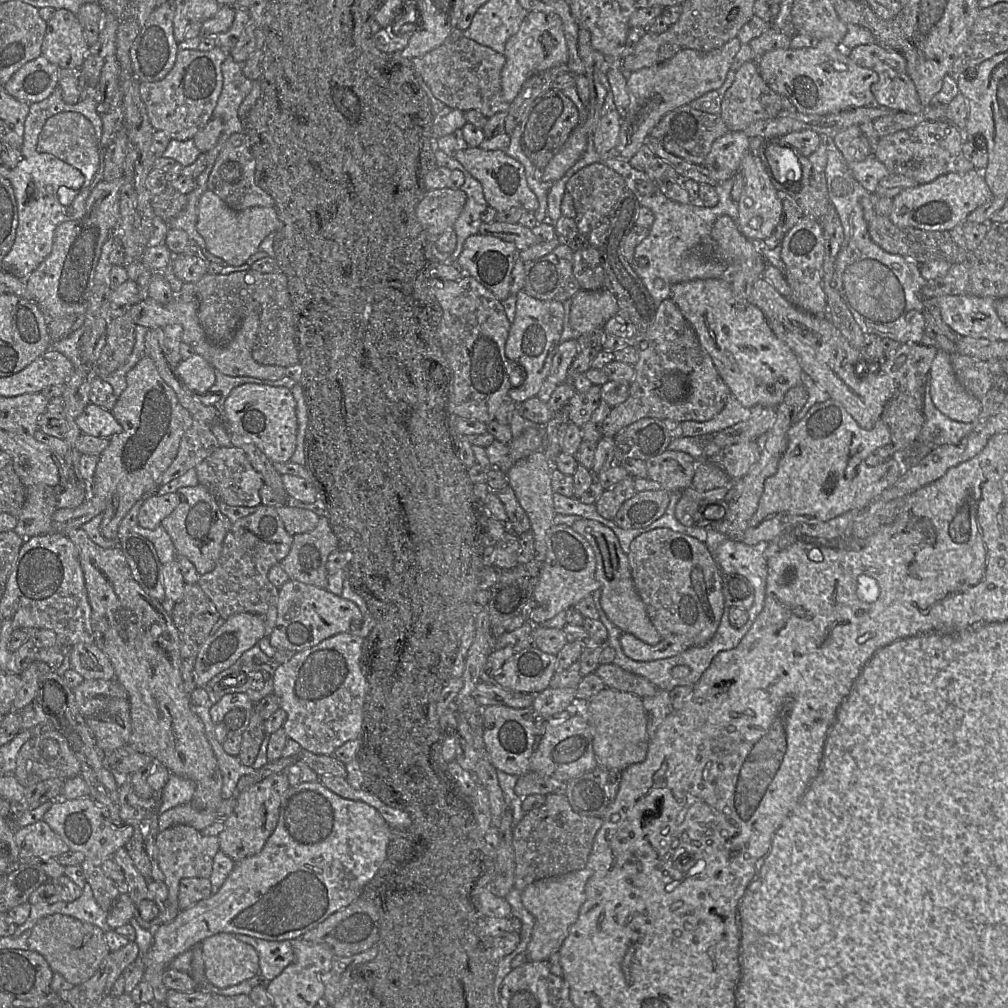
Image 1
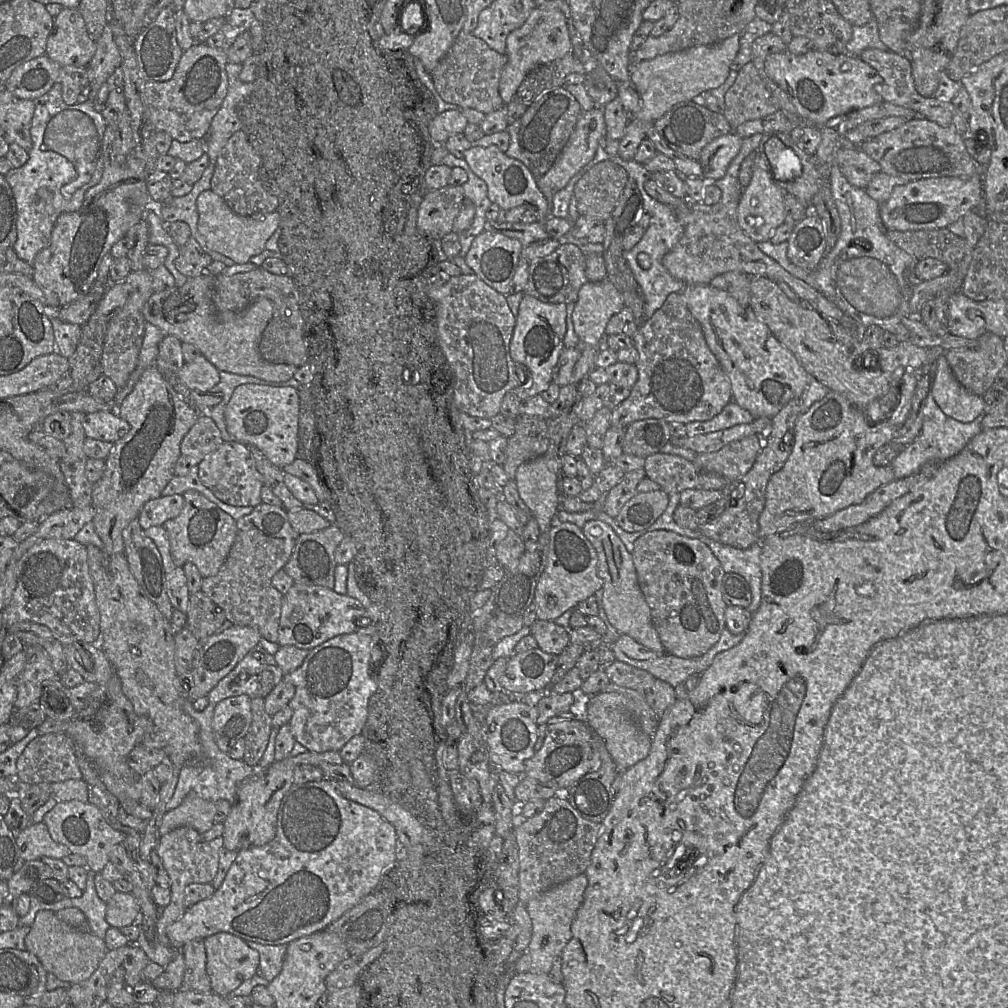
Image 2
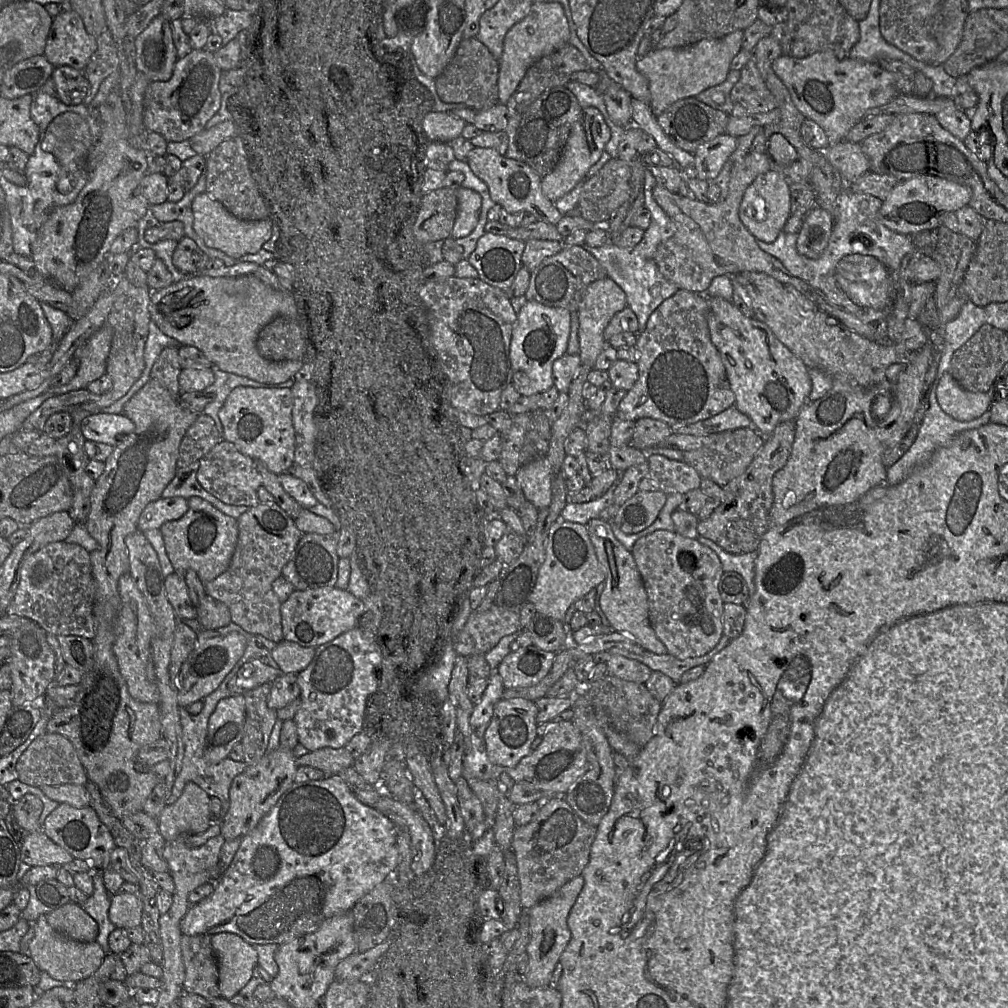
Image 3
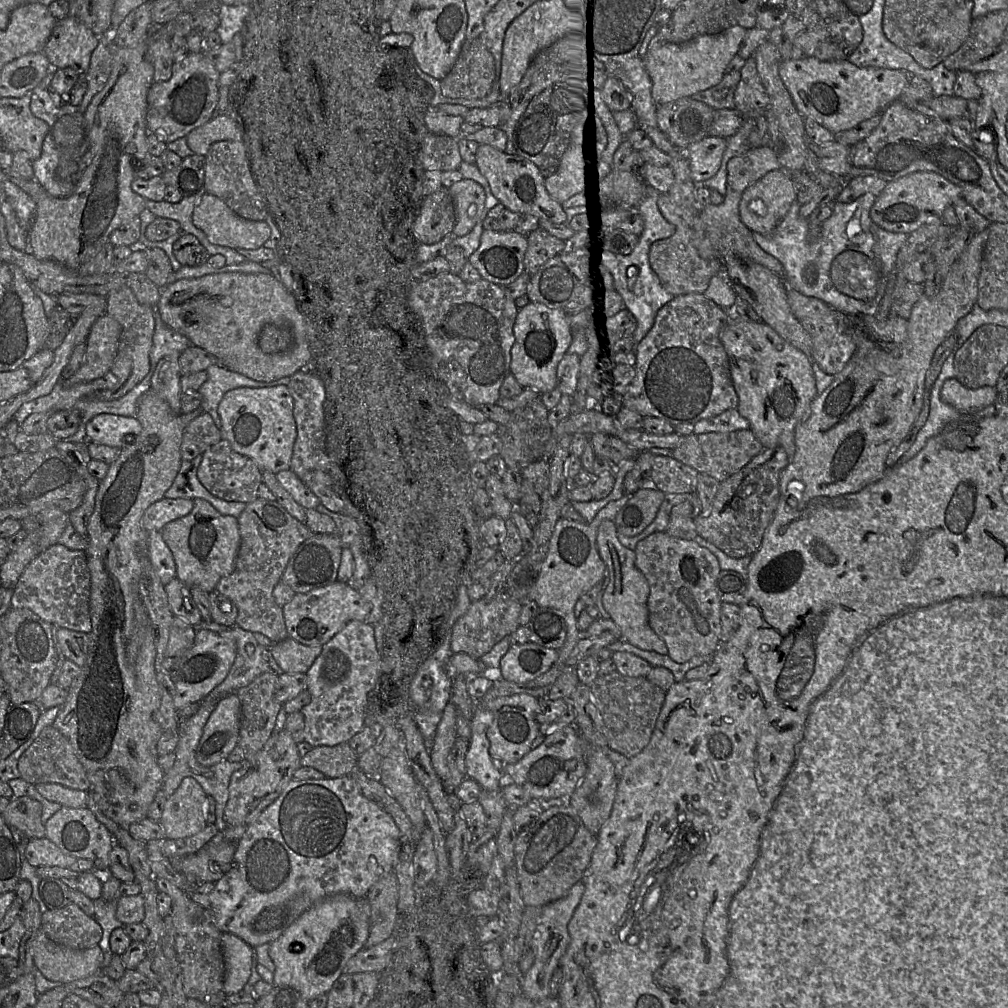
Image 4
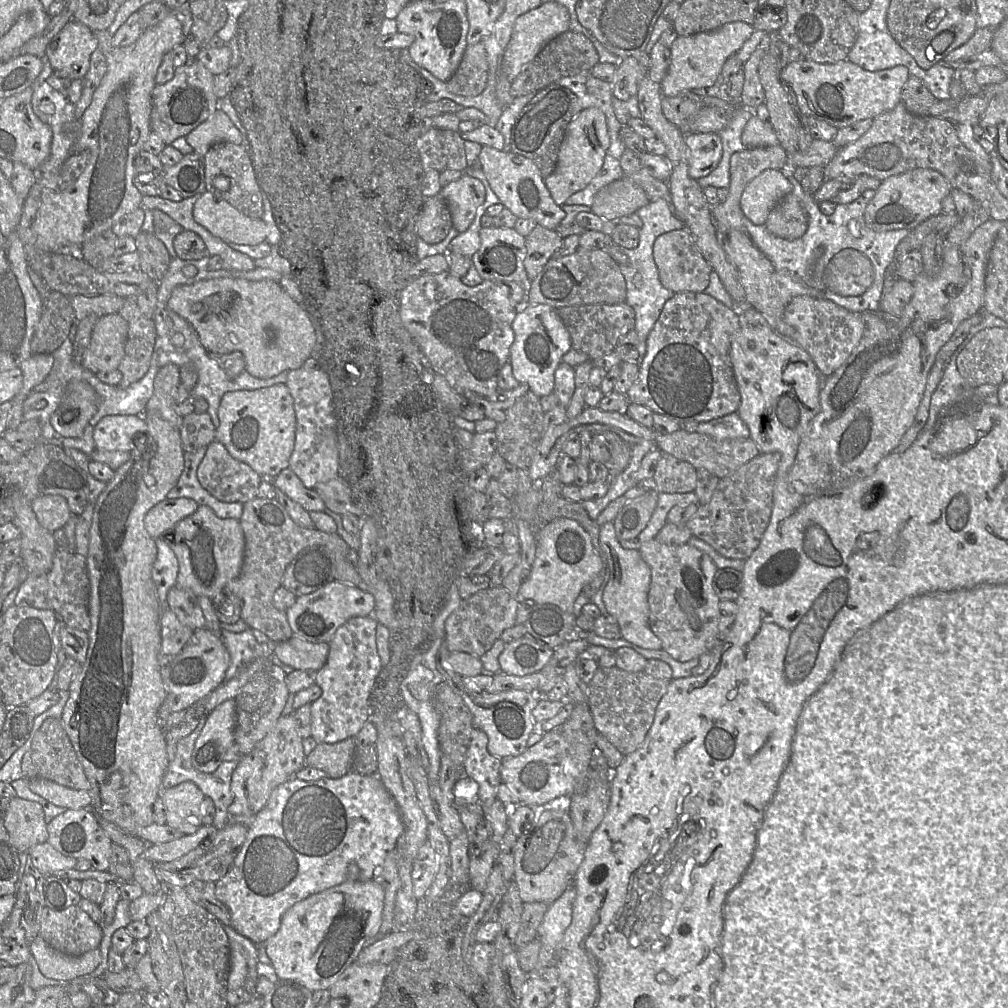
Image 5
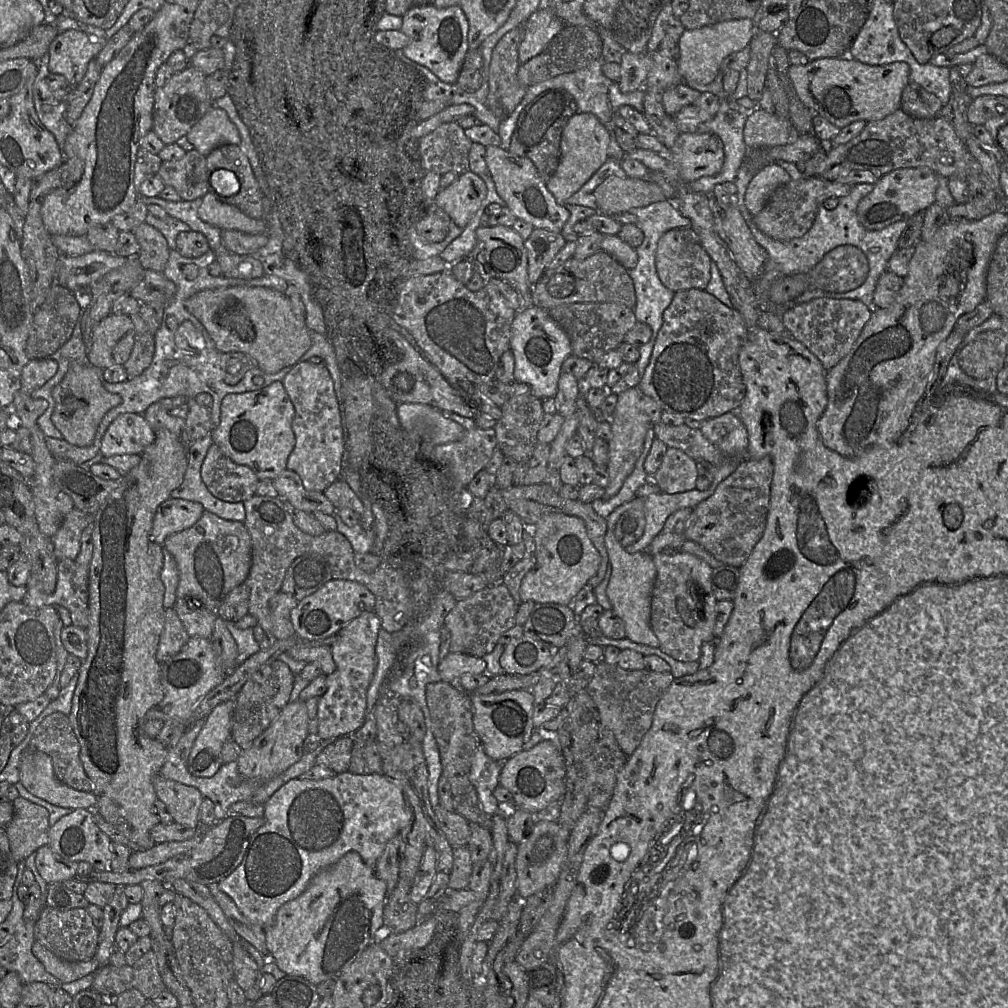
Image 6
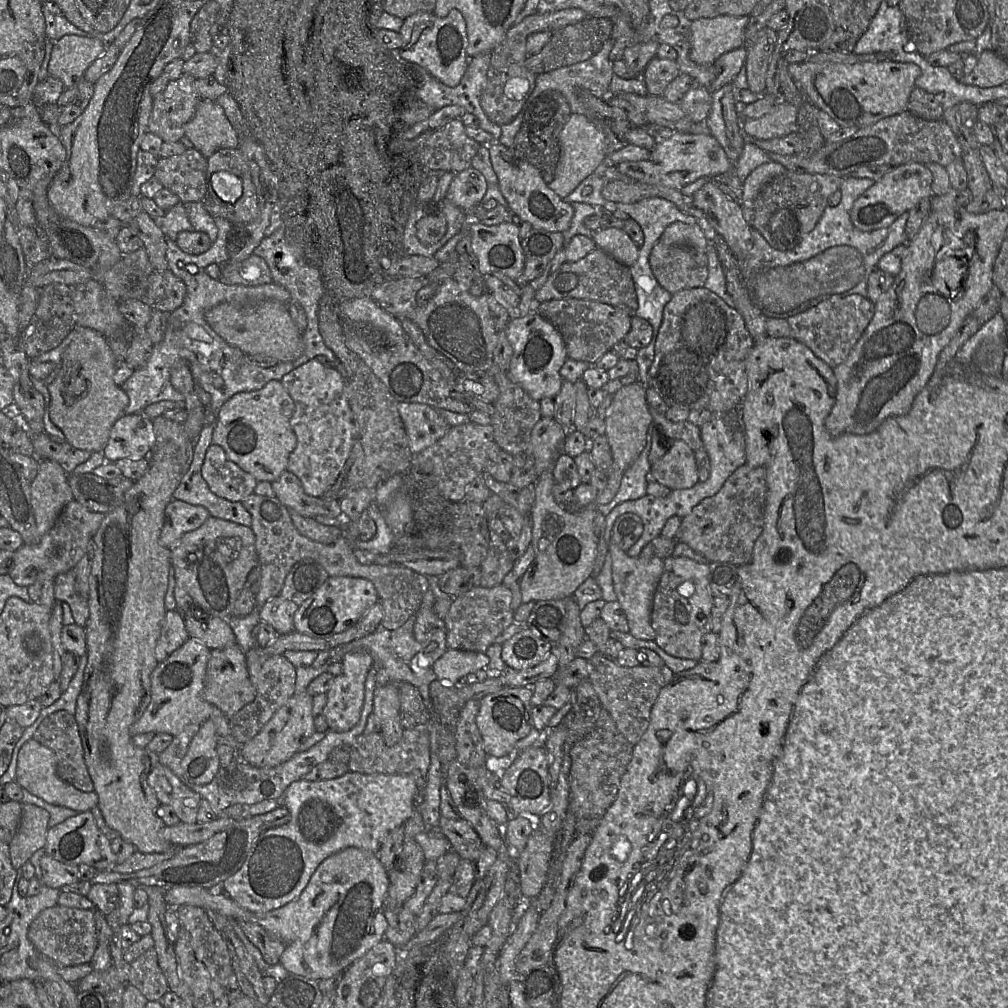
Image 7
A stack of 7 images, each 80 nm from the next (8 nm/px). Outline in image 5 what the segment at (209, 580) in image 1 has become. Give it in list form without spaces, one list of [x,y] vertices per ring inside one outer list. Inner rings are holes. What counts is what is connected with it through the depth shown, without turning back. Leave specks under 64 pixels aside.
[[[254,498],[243,504],[240,524],[245,537],[243,564],[240,574],[229,581],[224,589],[229,590],[242,600],[240,619],[250,629],[264,633],[271,641],[280,643],[293,637],[286,612],[273,605],[275,591],[282,586],[282,578],[290,562],[305,548],[324,546],[335,560],[335,580],[355,585],[362,591],[373,595],[375,608],[372,616],[389,630],[396,629],[396,604],[388,583],[381,579],[376,584],[366,584],[356,567],[349,561],[350,547],[337,534],[298,526],[293,522],[286,509],[276,499]]]

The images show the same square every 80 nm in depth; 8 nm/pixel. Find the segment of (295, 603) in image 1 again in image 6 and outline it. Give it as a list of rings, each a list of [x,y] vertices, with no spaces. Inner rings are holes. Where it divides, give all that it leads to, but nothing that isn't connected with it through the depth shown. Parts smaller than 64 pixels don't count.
[[[331,579],[318,591],[299,601],[291,611],[289,620],[295,636],[302,642],[314,643],[330,636],[336,636],[350,621],[363,613],[373,611],[374,594],[363,584],[344,579]]]

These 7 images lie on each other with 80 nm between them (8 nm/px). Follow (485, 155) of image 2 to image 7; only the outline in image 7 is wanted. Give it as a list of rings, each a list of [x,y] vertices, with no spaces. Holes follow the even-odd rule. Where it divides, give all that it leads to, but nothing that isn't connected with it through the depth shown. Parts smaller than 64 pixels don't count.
[[[498,141],[488,145],[488,150],[492,168],[498,179],[497,185],[513,216],[528,222],[534,229],[548,232],[562,233],[569,228],[574,214],[572,204],[561,199],[549,188],[536,167],[527,161],[515,158],[511,150]]]

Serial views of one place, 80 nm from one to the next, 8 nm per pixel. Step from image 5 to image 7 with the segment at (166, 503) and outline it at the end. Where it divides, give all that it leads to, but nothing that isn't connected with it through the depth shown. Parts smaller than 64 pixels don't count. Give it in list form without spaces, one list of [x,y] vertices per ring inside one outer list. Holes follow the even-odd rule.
[[[172,499],[165,508],[165,522],[159,543],[172,548],[186,533],[199,528],[210,516],[203,506]]]

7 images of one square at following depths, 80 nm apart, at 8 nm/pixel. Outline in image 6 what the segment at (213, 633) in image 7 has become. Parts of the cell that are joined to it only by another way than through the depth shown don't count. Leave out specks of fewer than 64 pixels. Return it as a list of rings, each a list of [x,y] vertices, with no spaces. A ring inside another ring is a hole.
[[[178,598],[173,609],[183,623],[190,637],[211,639],[217,615],[203,607],[203,609],[192,610],[188,607],[188,600],[192,599],[192,604],[203,607],[204,604],[196,598]]]

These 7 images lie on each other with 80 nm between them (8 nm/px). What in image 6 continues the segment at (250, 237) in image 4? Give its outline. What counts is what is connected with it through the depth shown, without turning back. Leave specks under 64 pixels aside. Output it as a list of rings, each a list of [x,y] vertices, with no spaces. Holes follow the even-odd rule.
[[[211,192],[202,197],[198,208],[200,219],[221,230],[237,230],[246,234],[266,233],[264,219],[253,219],[241,212],[237,207],[218,200]]]

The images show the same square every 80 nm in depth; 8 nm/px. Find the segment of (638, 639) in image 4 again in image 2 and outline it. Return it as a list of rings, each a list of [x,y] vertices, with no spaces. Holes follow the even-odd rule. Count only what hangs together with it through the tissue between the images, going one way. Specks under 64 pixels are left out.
[[[590,520],[582,527],[586,538],[598,555],[598,574],[603,580],[602,604],[612,626],[657,653],[665,653],[663,644],[653,625],[650,608],[640,589],[631,553],[613,528],[601,520]]]

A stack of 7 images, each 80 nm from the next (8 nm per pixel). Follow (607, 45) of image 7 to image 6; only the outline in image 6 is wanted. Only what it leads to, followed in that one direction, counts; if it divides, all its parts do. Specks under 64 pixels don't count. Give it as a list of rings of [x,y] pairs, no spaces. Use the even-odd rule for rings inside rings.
[[[601,56],[598,59],[593,60],[587,66],[569,73],[563,73],[547,79],[545,81],[536,83],[532,86],[527,87],[527,91],[517,105],[515,110],[504,120],[501,120],[498,129],[498,135],[501,139],[500,146],[503,150],[508,150],[510,147],[511,137],[515,129],[519,114],[524,108],[539,94],[549,89],[563,89],[567,91],[575,100],[577,106],[577,113],[591,113],[595,115],[598,120],[606,127],[609,132],[610,142],[607,149],[607,158],[614,160],[622,160],[625,158],[625,152],[618,145],[614,131],[611,127],[611,118],[614,110],[612,109],[609,101],[608,91],[612,83],[602,72],[602,65],[604,61]]]

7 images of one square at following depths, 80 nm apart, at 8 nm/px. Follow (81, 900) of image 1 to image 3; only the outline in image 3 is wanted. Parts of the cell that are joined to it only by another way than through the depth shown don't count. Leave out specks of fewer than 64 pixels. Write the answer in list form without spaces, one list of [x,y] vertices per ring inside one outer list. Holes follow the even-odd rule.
[[[93,869],[94,891],[80,905],[98,924],[99,932],[96,941],[101,945],[106,954],[111,953],[108,943],[109,934],[117,927],[109,919],[109,908],[111,903],[111,894],[104,887],[100,876],[100,869]]]

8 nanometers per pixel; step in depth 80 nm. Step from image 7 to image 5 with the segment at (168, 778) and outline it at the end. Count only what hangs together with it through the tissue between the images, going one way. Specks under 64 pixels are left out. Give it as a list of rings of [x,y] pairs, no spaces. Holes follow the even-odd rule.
[[[191,781],[174,787],[161,787],[159,796],[165,805],[166,825],[184,835],[195,833],[202,824],[204,794]]]

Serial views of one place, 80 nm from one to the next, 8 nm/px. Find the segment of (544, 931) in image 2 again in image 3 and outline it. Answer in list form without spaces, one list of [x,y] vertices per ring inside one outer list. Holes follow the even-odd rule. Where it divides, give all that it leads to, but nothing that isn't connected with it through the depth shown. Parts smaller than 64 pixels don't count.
[[[579,875],[563,885],[552,896],[526,910],[530,919],[530,941],[526,948],[529,964],[522,980],[532,988],[549,986],[552,973],[571,939],[568,916],[584,886],[584,878]]]

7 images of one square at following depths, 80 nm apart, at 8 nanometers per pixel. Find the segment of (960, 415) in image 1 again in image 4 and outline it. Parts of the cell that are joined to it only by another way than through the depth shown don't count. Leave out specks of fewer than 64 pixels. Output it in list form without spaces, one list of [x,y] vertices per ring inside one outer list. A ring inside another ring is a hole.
[[[956,378],[947,379],[941,389],[941,399],[960,413],[972,415],[981,409],[992,405],[997,397],[995,386],[983,386],[970,389]]]

